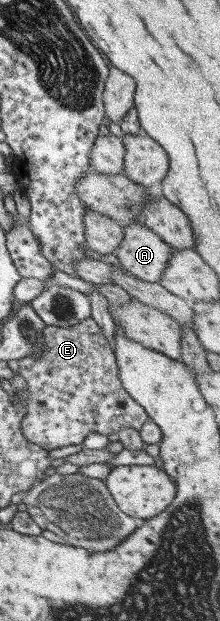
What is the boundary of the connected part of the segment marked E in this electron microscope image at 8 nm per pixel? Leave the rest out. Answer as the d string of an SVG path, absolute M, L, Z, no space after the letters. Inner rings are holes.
M92 319L68 328L45 325L42 338L44 347L39 354L18 360L18 376L26 381L26 390L16 400L24 406L20 429L29 443L49 452L82 444L90 433L108 436L125 427L138 430L150 420L122 388L113 351Z

